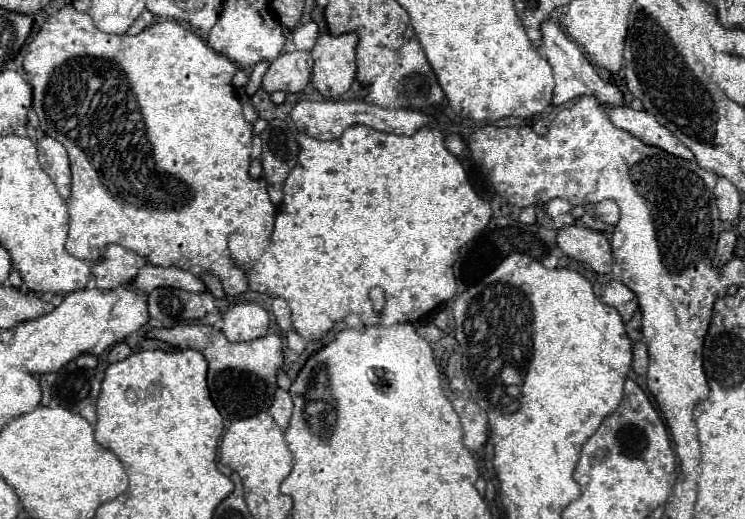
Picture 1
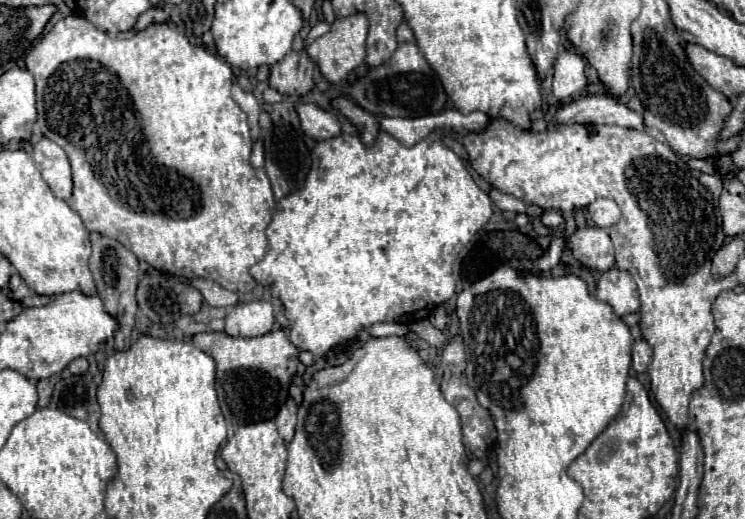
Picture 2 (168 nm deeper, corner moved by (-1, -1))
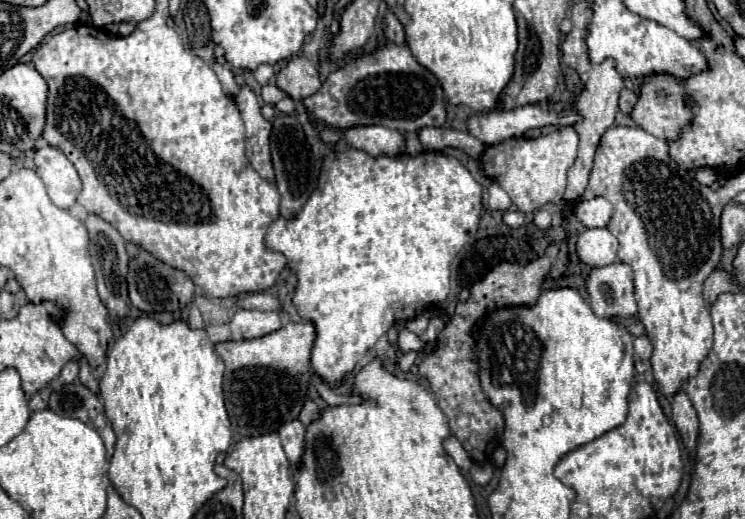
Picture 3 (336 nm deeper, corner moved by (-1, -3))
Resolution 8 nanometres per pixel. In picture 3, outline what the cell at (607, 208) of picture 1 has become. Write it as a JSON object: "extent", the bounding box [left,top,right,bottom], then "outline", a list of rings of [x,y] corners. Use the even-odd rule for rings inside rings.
{"extent":[574,197,612,227],"outline":[[[594,197],[576,203],[574,215],[584,227],[606,227],[612,217],[612,205],[604,197]]]}

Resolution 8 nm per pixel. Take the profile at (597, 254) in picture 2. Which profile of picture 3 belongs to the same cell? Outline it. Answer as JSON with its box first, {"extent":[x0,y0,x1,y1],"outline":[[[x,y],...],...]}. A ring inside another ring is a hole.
{"extent":[576,229,618,267],"outline":[[[586,229],[576,239],[576,253],[582,263],[590,267],[604,267],[616,261],[618,241],[606,229]]]}

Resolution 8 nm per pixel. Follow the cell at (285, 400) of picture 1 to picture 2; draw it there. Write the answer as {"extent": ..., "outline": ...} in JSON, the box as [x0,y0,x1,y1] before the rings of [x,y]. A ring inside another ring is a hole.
{"extent":[274,399,296,443],"outline":[[[286,399],[286,403],[280,407],[280,411],[274,417],[274,423],[280,431],[280,435],[284,437],[284,441],[288,443],[294,435],[294,425],[296,425],[296,403],[294,399]]]}

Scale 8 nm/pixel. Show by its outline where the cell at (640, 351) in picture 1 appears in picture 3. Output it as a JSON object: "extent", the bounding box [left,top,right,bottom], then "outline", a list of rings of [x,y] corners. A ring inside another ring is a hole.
{"extent":[634,335,652,373],"outline":[[[646,335],[634,339],[634,349],[636,349],[636,371],[644,373],[650,369],[650,355],[652,355],[652,343]]]}

